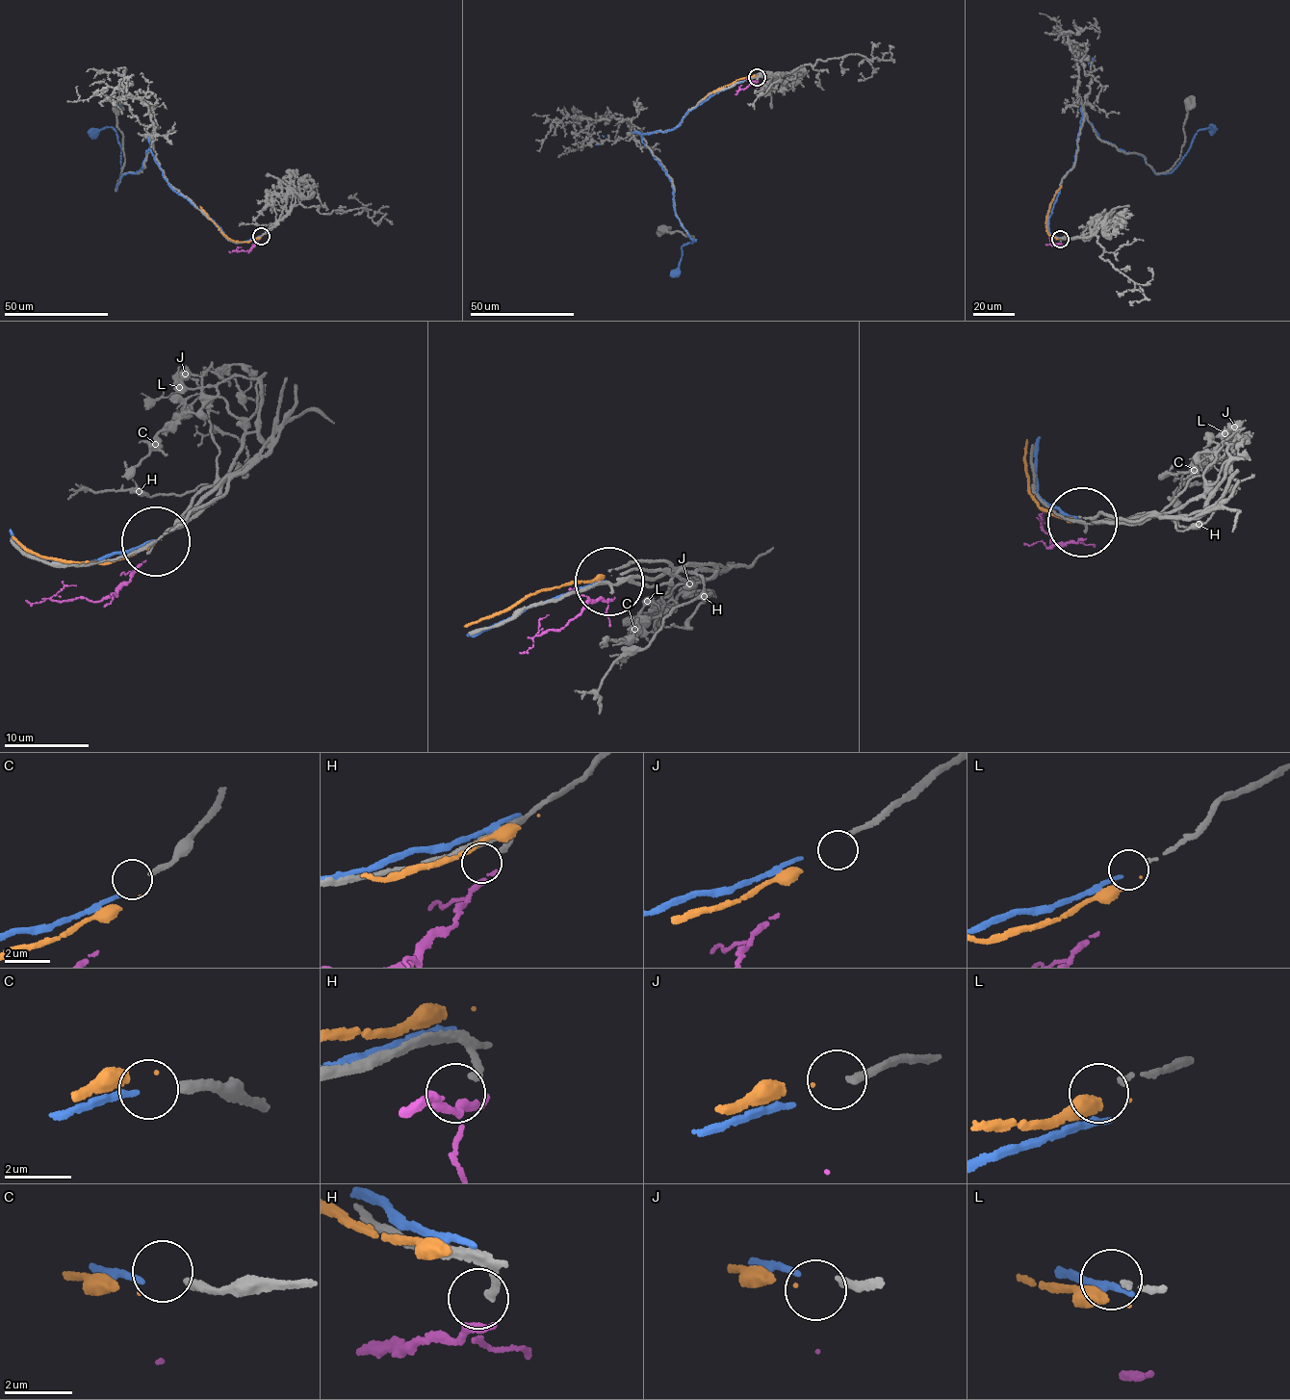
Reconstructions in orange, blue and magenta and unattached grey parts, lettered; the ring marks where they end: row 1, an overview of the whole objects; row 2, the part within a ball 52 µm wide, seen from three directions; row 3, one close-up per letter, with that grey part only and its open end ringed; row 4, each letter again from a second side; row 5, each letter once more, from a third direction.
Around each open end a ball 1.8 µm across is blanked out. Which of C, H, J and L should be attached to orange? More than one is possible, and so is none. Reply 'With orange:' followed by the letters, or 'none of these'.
With orange: J

